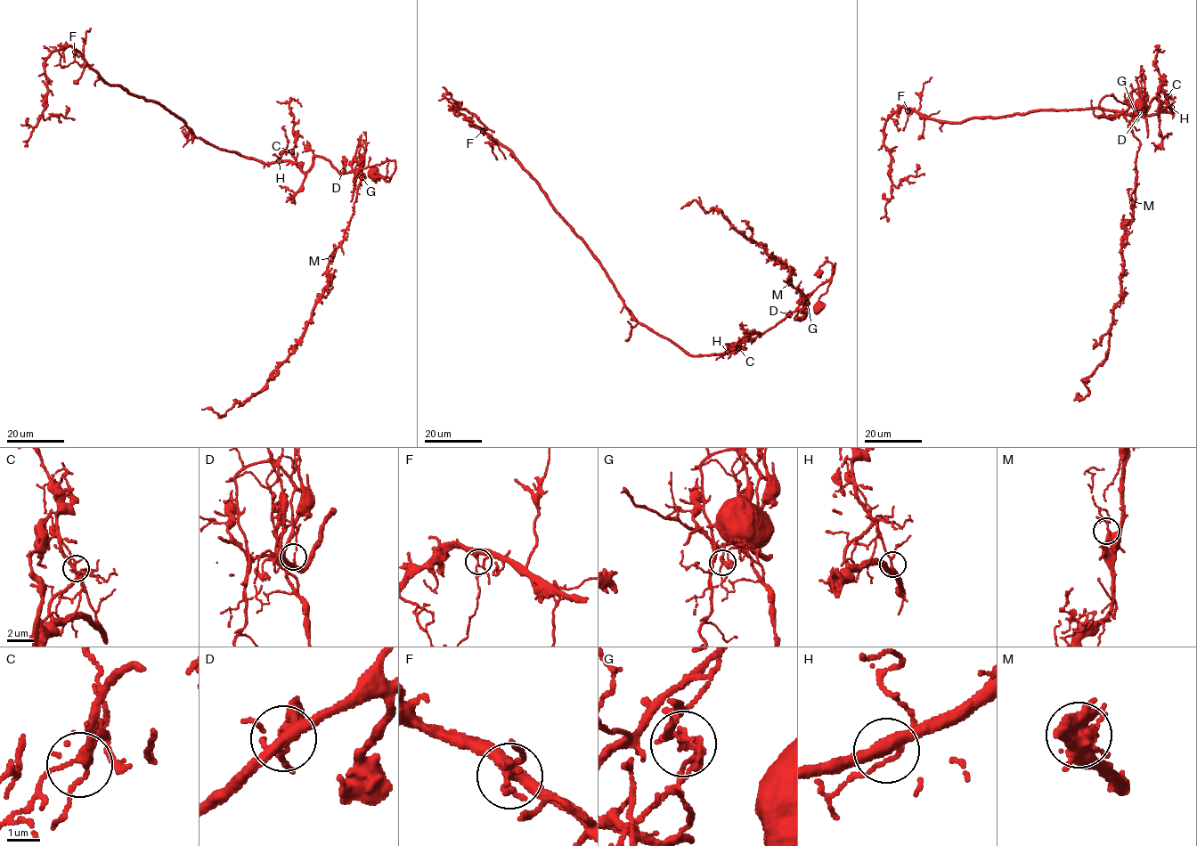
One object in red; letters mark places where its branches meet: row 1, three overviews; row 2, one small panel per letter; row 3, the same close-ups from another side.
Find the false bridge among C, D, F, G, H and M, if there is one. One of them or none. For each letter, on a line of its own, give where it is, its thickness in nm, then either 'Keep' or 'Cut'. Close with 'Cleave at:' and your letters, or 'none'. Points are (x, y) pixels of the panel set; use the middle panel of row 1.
C: Place: (738, 348). Thickness 240 nm. Keep
D: Place: (789, 314). Thickness 220 nm. Keep
F: Place: (483, 131). Thickness 240 nm. Keep
G: Place: (807, 303). Thickness 150 nm. Cut
H: Place: (728, 352). Thickness 320 nm. Keep
M: Place: (789, 282). Thickness 320 nm. Keep
Cleave at: G

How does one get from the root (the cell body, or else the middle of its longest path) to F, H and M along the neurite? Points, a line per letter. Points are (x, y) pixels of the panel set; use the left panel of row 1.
F: (373, 173), (388, 182), (395, 161), (341, 173), (318, 156), (305, 172), (216, 148), (75, 52)
H: (373, 173), (388, 182), (395, 161), (341, 173), (318, 156), (305, 172), (295, 163), (279, 160)
M: (373, 173), (388, 182), (395, 161), (360, 170), (354, 213), (344, 240), (330, 258)

